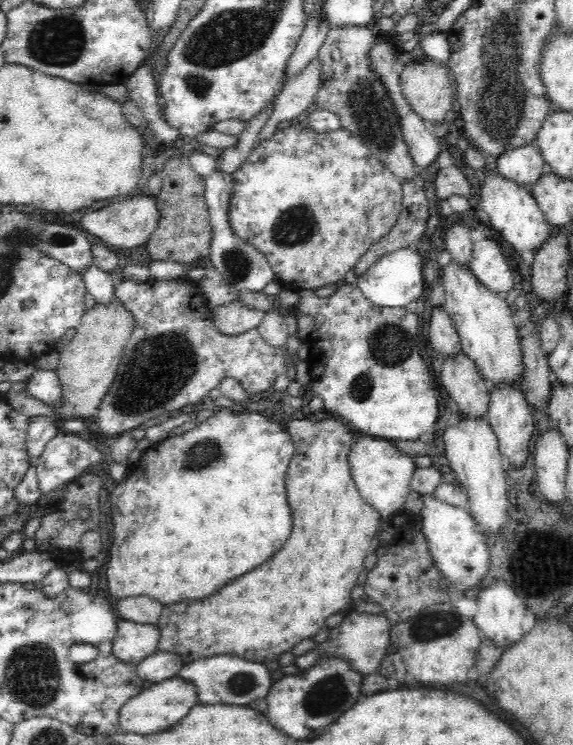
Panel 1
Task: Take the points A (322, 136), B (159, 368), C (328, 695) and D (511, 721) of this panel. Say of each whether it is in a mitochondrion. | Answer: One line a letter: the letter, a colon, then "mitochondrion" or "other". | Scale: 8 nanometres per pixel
A: other
B: mitochondrion
C: mitochondrion
D: other

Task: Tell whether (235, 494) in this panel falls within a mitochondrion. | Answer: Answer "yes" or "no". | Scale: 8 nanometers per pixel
no

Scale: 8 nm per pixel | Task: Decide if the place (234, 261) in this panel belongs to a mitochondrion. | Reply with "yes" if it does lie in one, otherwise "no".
yes

